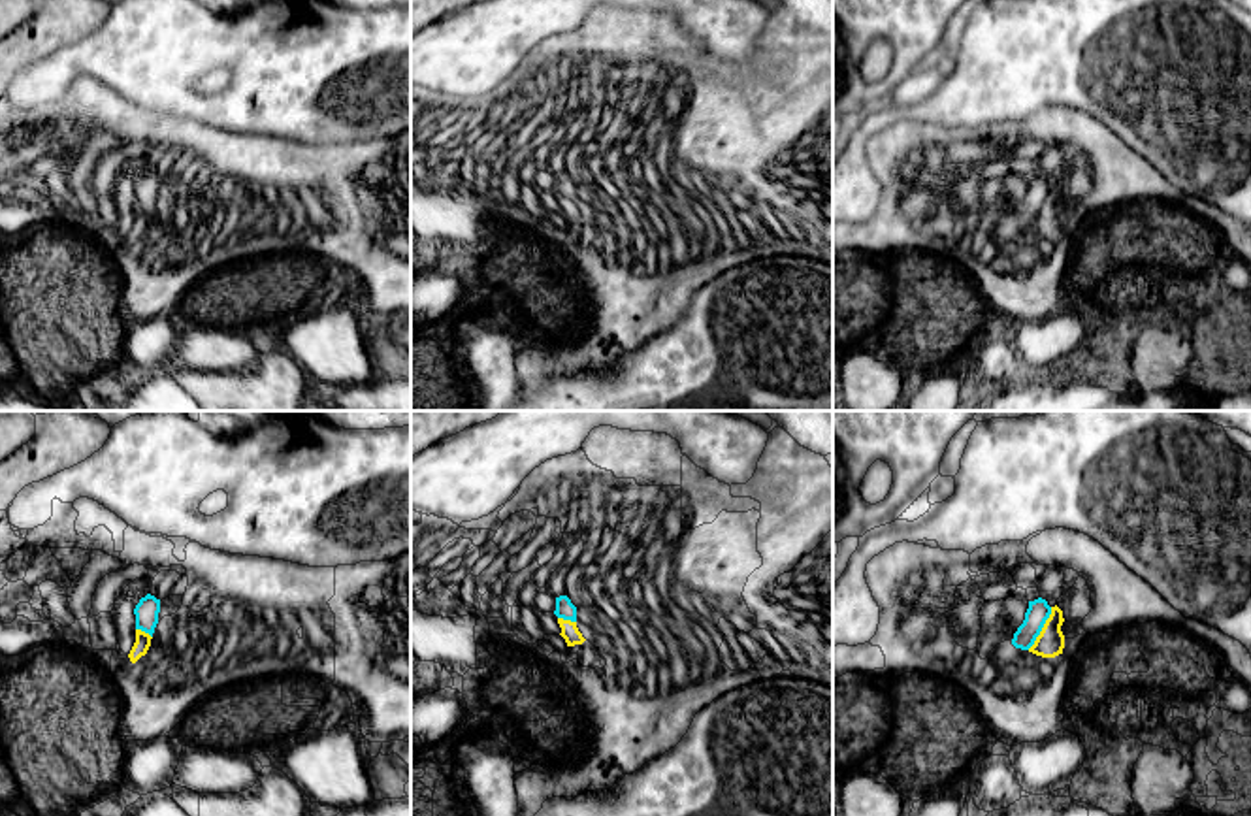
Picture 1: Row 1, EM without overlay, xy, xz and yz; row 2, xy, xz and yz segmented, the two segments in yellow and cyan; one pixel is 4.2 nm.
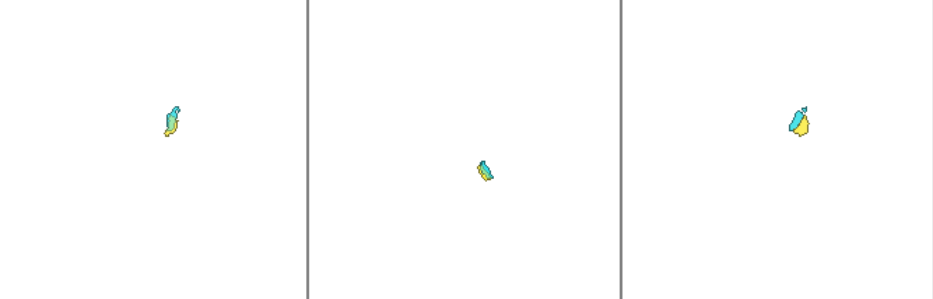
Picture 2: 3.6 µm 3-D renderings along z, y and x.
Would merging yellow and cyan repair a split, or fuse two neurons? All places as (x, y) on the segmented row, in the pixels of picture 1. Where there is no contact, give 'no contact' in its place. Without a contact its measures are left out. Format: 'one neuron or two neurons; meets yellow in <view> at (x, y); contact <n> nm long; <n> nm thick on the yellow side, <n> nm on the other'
one neuron; meets yellow in yz at (1042, 628); contact 220 nm long; 120 nm thick on the yellow side, 100 nm on the other

